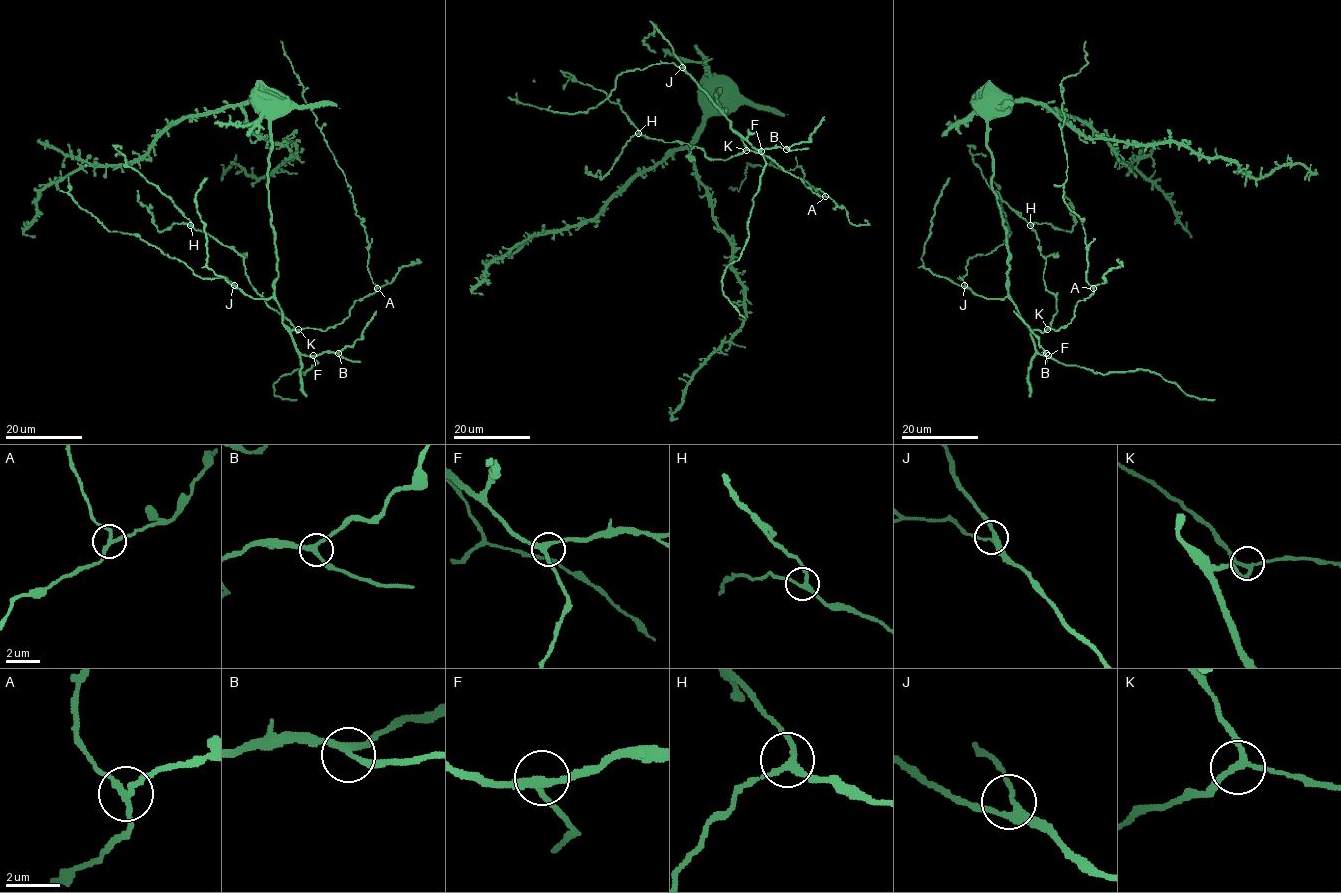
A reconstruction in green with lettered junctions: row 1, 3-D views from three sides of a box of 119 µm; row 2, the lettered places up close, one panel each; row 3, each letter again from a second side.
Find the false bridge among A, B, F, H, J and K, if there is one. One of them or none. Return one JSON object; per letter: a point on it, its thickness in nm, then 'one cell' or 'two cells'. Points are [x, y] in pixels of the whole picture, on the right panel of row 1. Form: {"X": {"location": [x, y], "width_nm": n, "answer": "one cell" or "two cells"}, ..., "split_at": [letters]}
{"A": {"location": [1093, 288], "width_nm": 190, "answer": "two cells"}, "B": {"location": [1046, 353], "width_nm": 200, "answer": "one cell"}, "F": {"location": [1048, 355], "width_nm": 280, "answer": "one cell"}, "H": {"location": [1030, 225], "width_nm": 190, "answer": "one cell"}, "J": {"location": [964, 285], "width_nm": 240, "answer": "one cell"}, "K": {"location": [1047, 329], "width_nm": 200, "answer": "one cell"}, "split_at": ["A"]}

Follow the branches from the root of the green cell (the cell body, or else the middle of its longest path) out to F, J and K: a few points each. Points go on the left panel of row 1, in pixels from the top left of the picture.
F: (257, 88), (257, 107), (268, 120), (271, 142), (268, 207), (278, 261), (274, 297), (294, 346), (313, 355)
J: (257, 88), (257, 107), (268, 120), (271, 142), (268, 207), (278, 279), (269, 298), (253, 298), (234, 285)
K: (257, 88), (257, 107), (268, 120), (271, 142), (268, 207), (278, 261), (274, 297), (282, 321), (298, 329)

